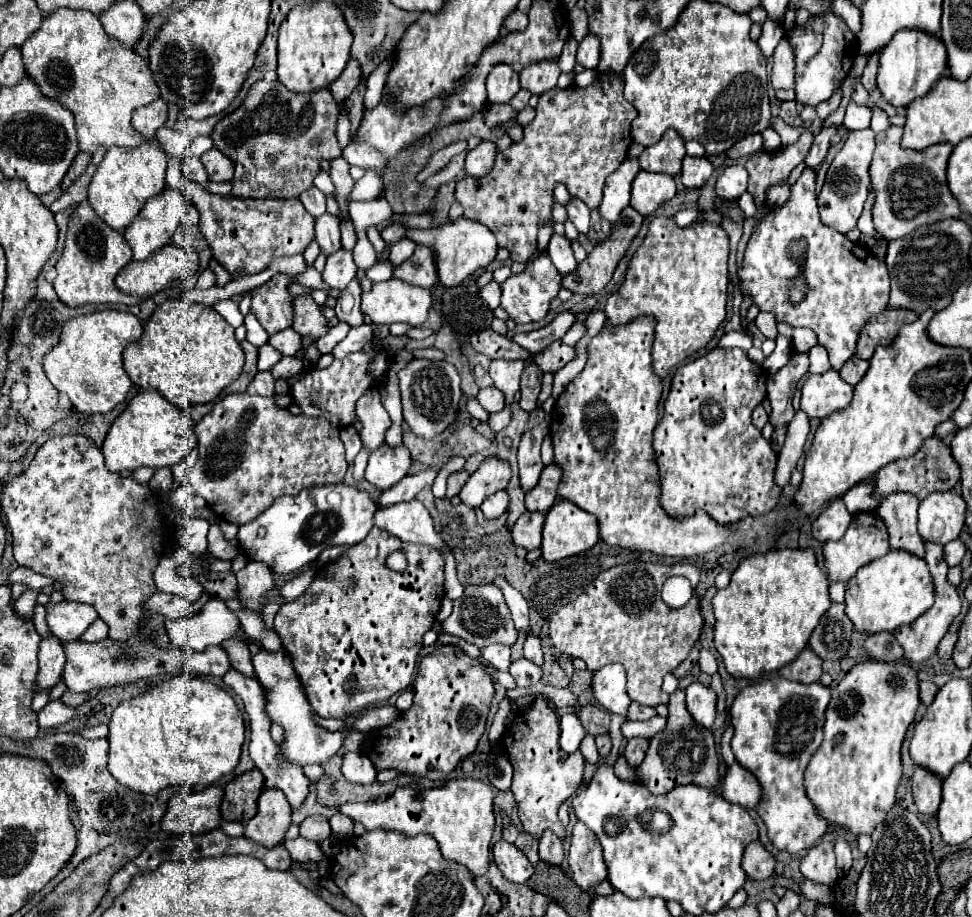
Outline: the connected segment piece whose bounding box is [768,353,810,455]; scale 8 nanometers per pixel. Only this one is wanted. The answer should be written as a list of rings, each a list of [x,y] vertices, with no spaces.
[[[800,353],[800,355],[792,355],[790,363],[784,365],[778,373],[768,377],[768,399],[772,403],[772,413],[770,413],[770,423],[774,427],[774,435],[772,435],[772,451],[778,455],[784,439],[786,439],[786,431],[788,431],[788,423],[794,417],[794,409],[792,409],[792,397],[796,391],[798,381],[808,375],[808,355]]]

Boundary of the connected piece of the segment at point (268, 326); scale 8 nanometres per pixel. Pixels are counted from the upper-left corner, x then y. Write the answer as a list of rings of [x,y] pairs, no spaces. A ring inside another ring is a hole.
[[[280,273],[256,289],[252,313],[268,335],[294,325],[294,295],[288,291],[292,281],[294,277]]]

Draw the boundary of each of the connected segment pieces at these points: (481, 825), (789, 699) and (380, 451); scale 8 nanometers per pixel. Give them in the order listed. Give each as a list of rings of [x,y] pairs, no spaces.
[[[472,777],[450,779],[436,789],[398,787],[388,799],[380,803],[344,803],[340,811],[352,821],[362,823],[368,831],[388,829],[400,831],[408,837],[428,833],[438,841],[442,855],[464,865],[474,877],[484,875],[490,865],[490,839],[494,831],[492,811],[494,791],[484,781]]]
[[[776,677],[742,689],[730,709],[730,719],[734,725],[734,737],[732,737],[734,757],[744,769],[748,769],[758,779],[762,787],[762,799],[756,805],[756,813],[762,817],[774,847],[788,853],[798,853],[814,847],[828,831],[826,821],[814,811],[812,801],[804,793],[804,771],[810,757],[816,753],[816,749],[822,743],[822,725],[824,725],[824,711],[828,707],[828,701],[830,701],[830,687],[824,687],[822,683],[804,685]]]
[[[382,445],[370,455],[366,467],[366,479],[378,489],[390,489],[410,471],[410,467],[412,467],[412,457],[404,445],[400,447]]]

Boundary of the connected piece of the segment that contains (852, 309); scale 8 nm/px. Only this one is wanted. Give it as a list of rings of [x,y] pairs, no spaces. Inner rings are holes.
[[[804,169],[792,187],[790,199],[782,207],[776,207],[762,217],[746,245],[744,261],[738,269],[738,289],[742,295],[752,297],[752,303],[760,311],[772,313],[778,323],[812,329],[818,337],[818,343],[826,347],[832,369],[838,371],[854,355],[858,335],[866,323],[886,309],[890,279],[884,263],[872,257],[868,249],[864,249],[860,243],[848,241],[842,233],[826,227],[820,221],[814,187],[814,171]]]

